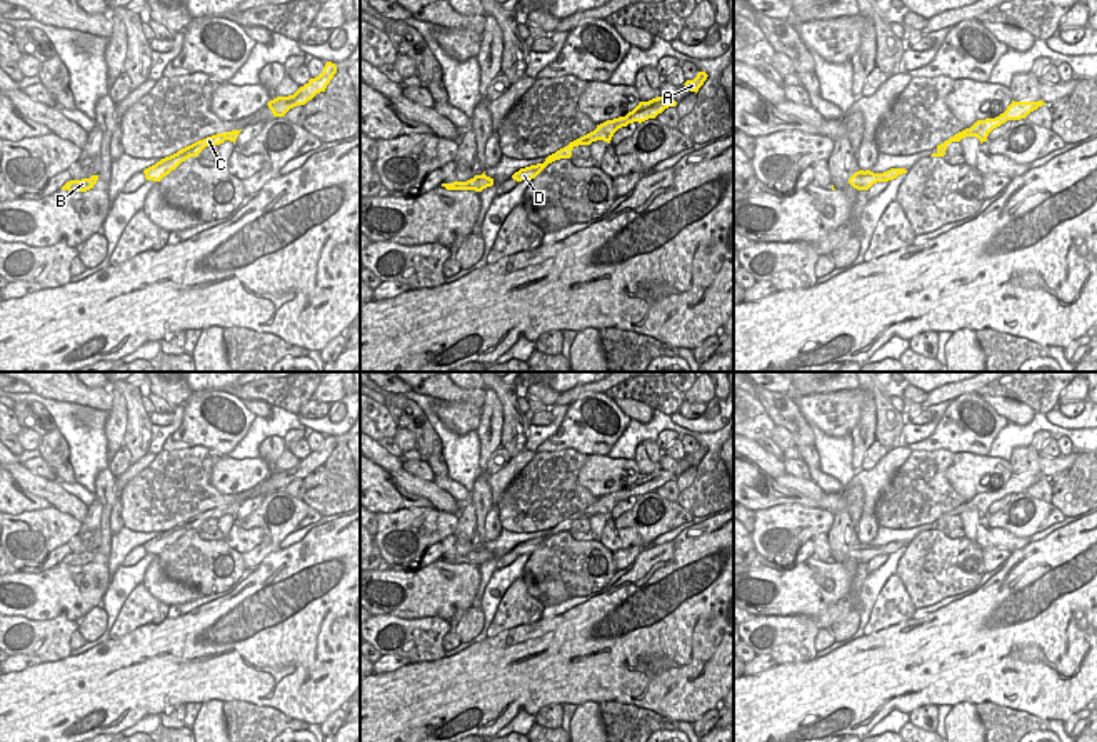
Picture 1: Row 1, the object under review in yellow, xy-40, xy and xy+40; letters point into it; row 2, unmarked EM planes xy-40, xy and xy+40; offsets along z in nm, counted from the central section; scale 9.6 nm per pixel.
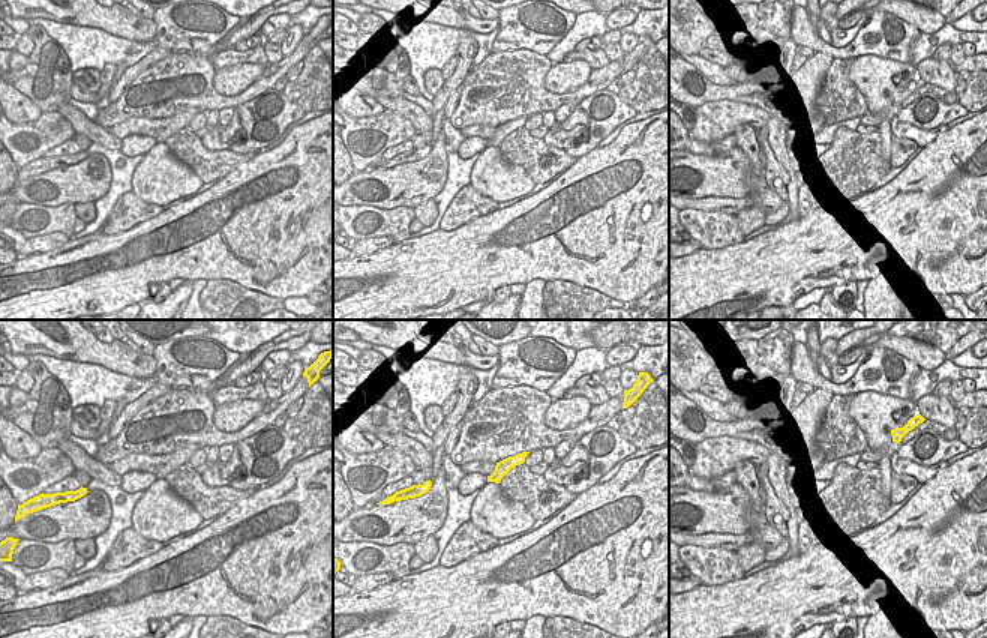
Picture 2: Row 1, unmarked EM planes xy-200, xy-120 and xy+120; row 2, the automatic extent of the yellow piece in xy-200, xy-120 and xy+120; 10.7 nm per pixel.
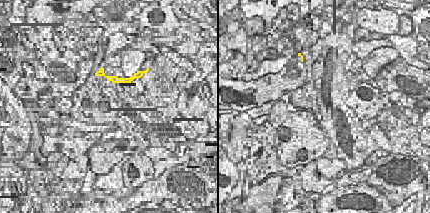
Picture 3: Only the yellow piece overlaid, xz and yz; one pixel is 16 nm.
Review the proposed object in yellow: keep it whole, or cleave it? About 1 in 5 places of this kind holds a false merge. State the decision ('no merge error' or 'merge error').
no merge error

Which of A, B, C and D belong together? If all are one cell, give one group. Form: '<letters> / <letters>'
A B C D

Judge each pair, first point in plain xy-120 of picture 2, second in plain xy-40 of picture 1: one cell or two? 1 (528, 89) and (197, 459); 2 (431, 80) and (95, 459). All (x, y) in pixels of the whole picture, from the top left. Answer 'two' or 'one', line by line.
1: one
2: two

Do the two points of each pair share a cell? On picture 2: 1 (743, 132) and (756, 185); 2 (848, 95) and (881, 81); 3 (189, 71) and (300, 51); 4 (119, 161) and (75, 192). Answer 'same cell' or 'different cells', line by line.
1: same cell
2: different cells
3: same cell
4: different cells

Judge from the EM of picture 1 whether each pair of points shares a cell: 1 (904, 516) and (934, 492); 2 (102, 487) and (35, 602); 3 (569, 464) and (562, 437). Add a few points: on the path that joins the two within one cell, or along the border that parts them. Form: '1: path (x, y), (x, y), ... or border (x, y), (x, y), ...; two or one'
1: path (911, 509), (927, 496); one
2: path (105, 522), (102, 559), (70, 591); one
3: border (537, 451), (576, 449), (586, 456); two

